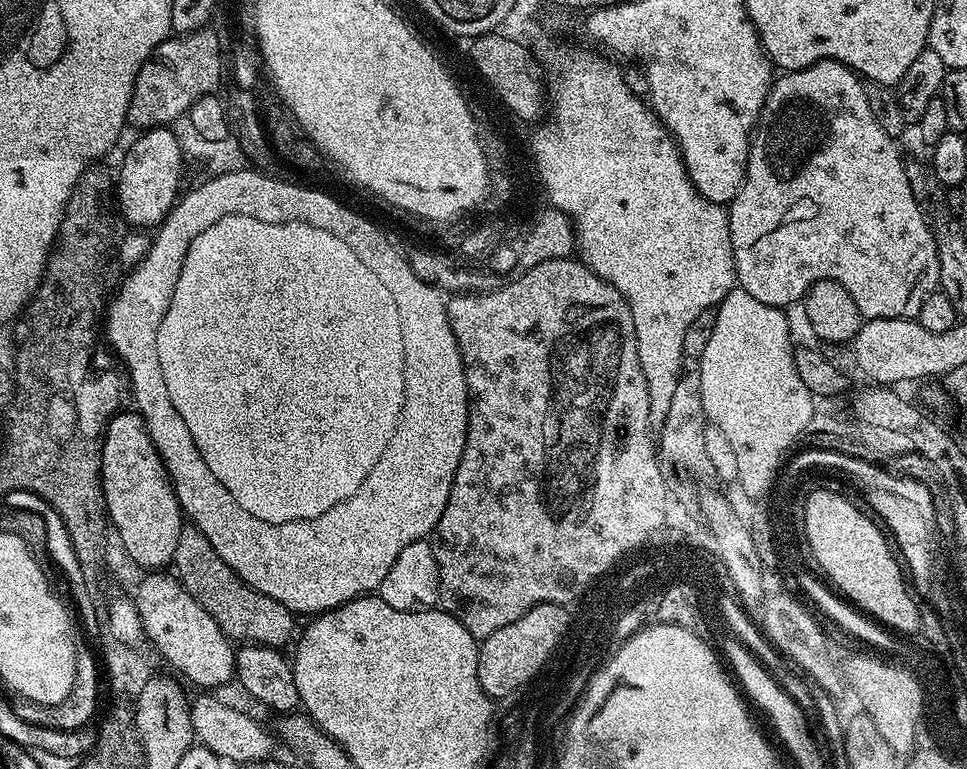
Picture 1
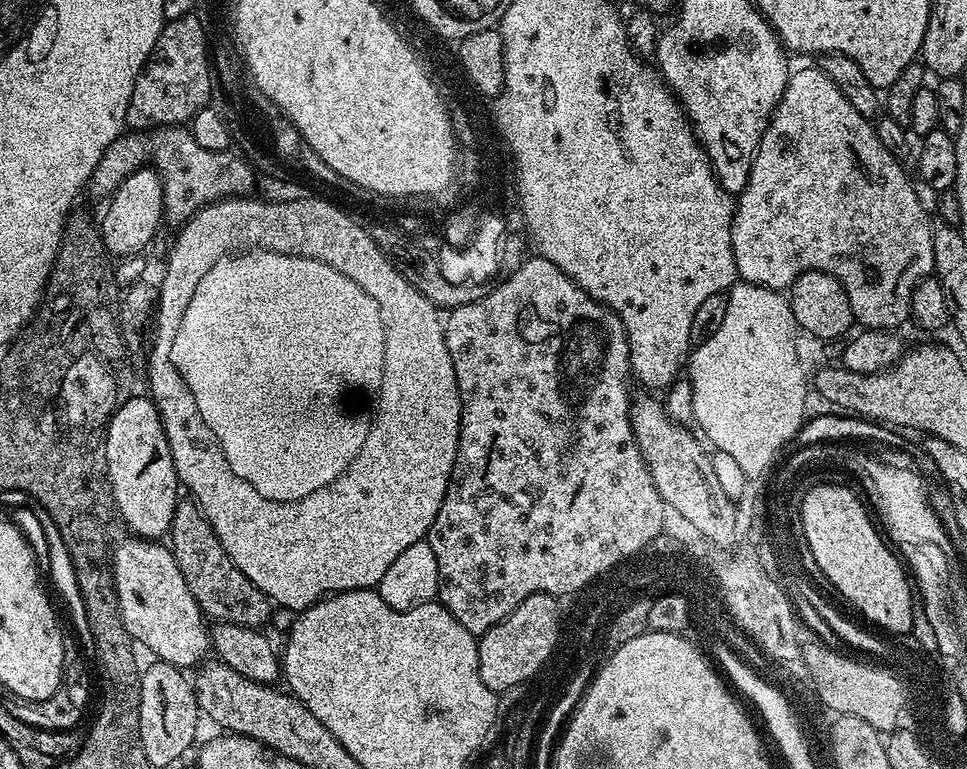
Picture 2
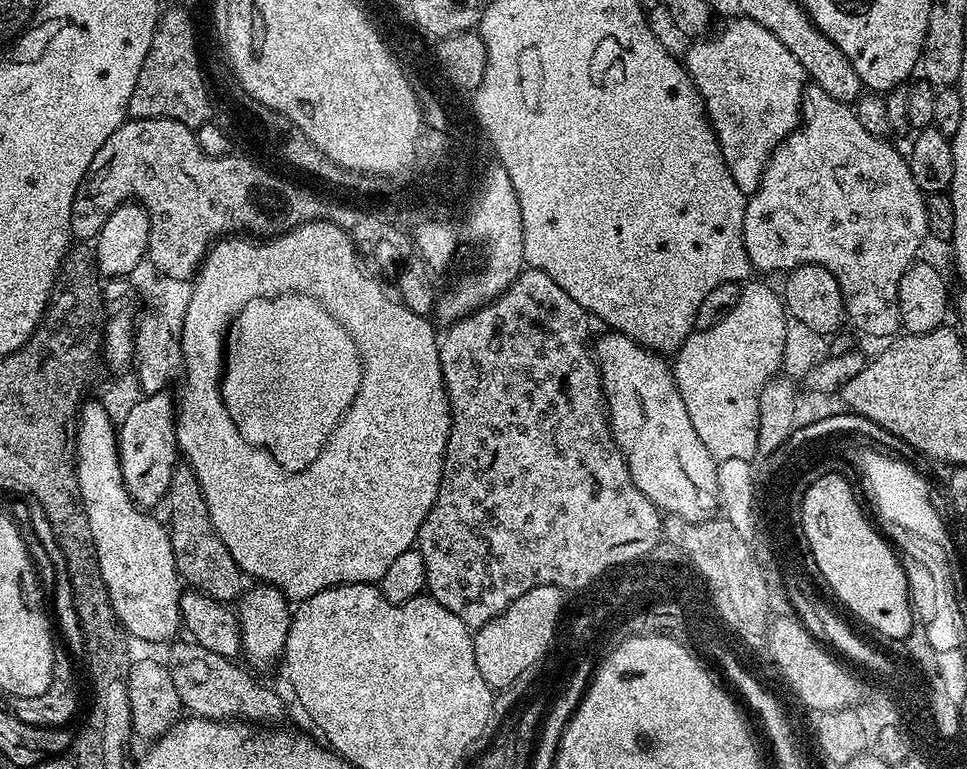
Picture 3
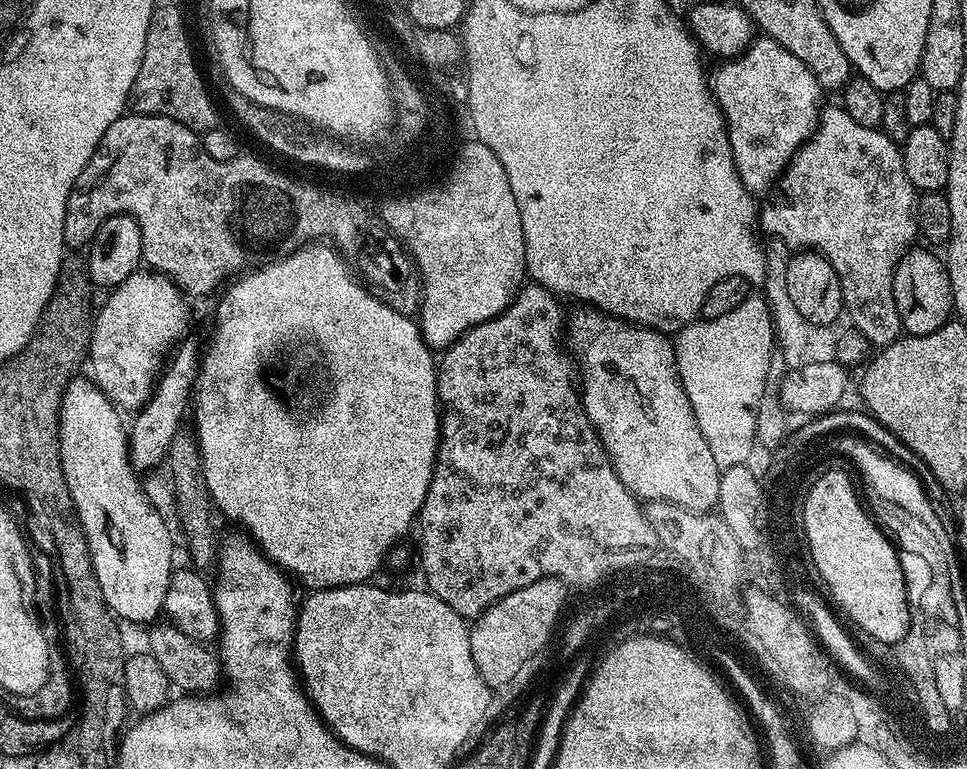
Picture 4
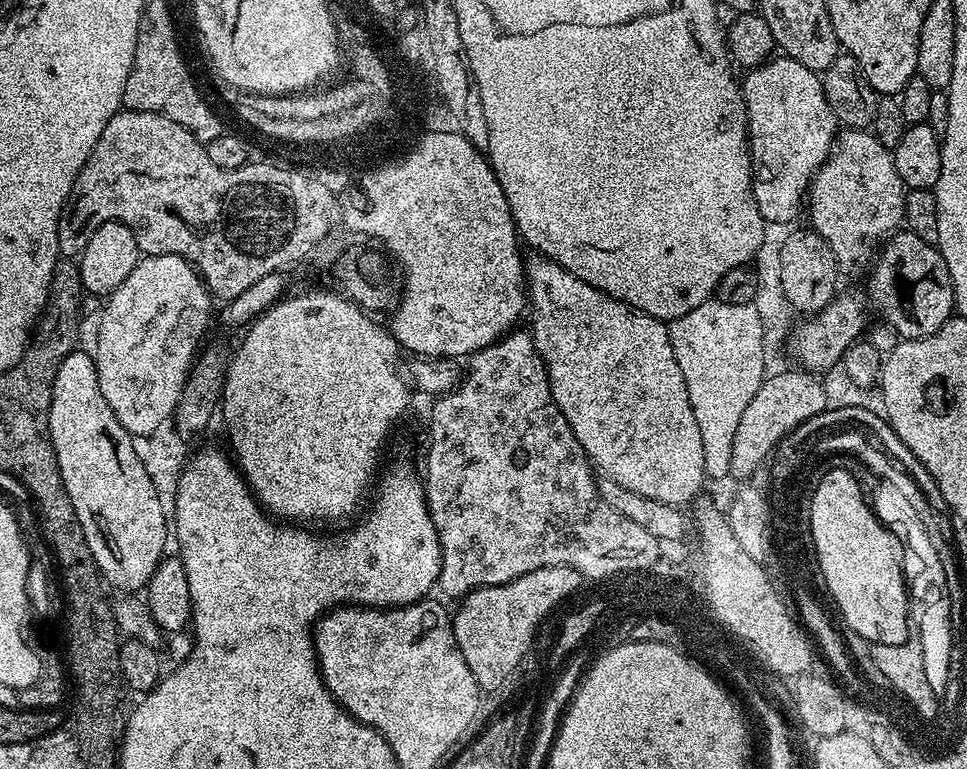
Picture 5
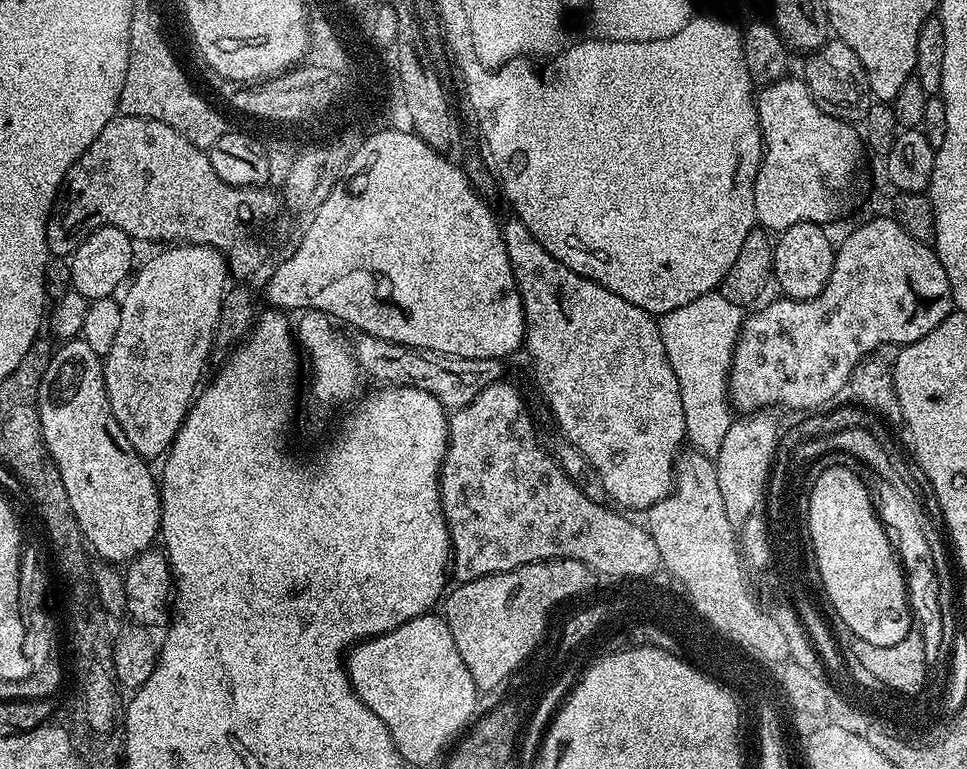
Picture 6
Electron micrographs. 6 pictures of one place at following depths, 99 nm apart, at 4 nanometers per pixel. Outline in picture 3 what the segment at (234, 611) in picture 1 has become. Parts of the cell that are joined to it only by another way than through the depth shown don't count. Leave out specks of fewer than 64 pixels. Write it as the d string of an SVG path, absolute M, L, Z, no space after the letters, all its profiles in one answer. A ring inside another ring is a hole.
M186 462L177 463L174 474L170 478L166 497L167 504L166 527L181 581L189 589L206 594L215 600L235 601L245 591L245 577L234 562L230 550L222 542L222 538L218 538L218 534L214 530L214 522L210 522L210 510L206 506L202 486L198 482L194 470Z

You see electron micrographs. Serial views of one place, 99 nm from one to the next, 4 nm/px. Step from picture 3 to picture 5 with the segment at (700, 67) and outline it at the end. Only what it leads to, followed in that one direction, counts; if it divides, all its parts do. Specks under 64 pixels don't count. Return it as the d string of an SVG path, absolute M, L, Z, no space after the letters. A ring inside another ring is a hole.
M777 55L743 77L742 91L745 110L748 112L748 150L752 154L752 189L754 202L769 225L784 224L792 220L805 207L809 184L816 171L827 162L838 135L838 121L826 102L824 81L802 62L794 62L789 56Z

